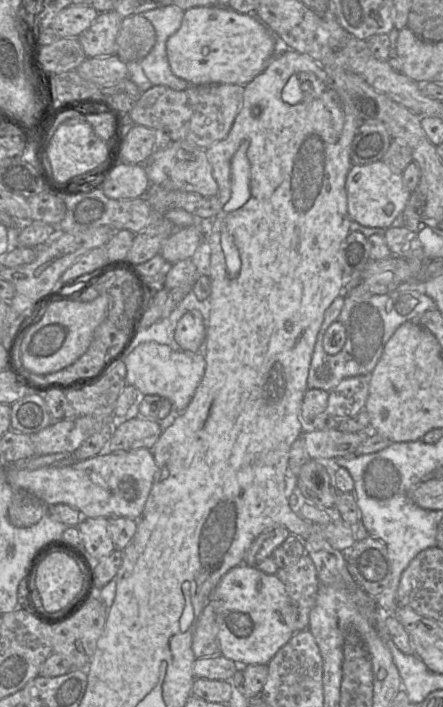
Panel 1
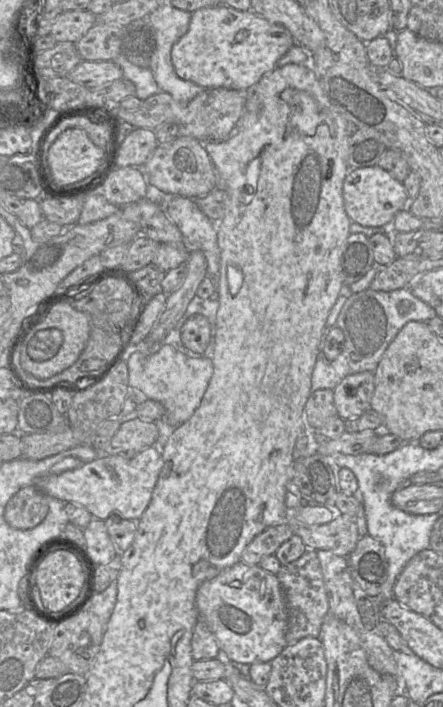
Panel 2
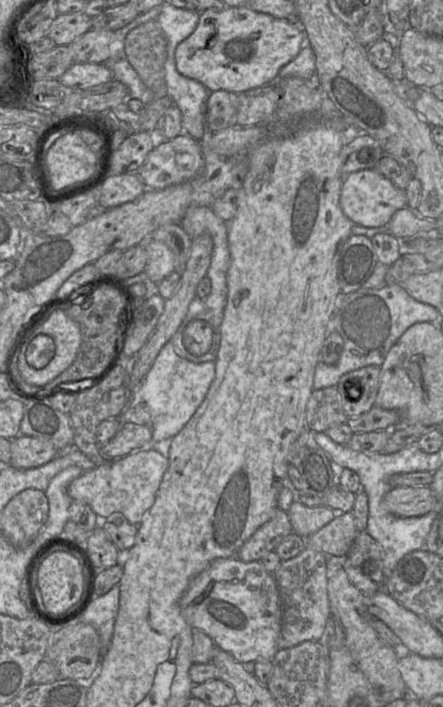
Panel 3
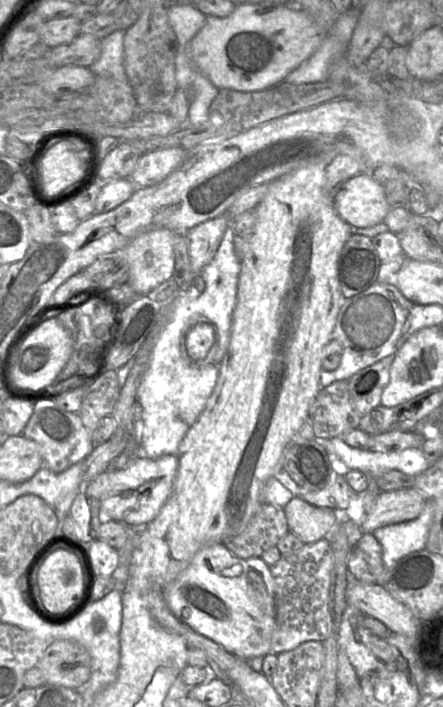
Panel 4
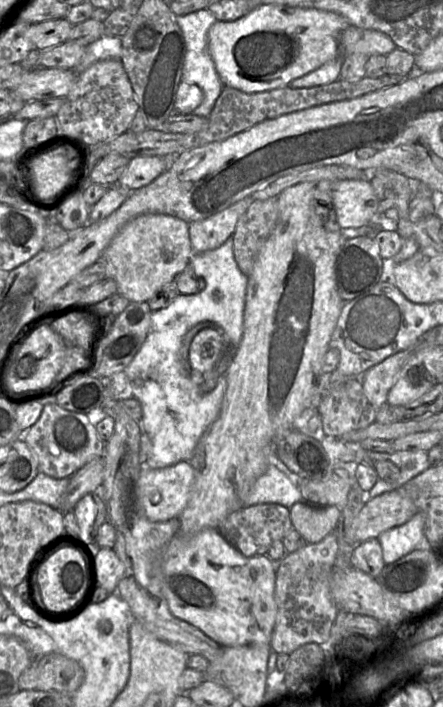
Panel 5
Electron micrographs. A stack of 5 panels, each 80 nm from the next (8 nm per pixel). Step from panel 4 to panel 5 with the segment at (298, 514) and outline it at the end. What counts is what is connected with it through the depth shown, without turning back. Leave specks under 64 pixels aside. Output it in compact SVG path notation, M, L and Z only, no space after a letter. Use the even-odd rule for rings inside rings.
M305 501L289 508L292 526L308 544L320 542L334 532L341 509L337 506L314 506Z

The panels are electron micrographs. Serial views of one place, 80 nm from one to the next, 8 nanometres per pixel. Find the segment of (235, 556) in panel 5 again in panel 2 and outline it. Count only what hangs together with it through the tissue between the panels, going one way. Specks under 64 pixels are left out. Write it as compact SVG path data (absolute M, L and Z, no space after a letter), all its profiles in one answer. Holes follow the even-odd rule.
M239 561L215 578L203 582L197 589L196 605L200 618L209 625L217 639L220 654L234 663L271 662L288 645L288 608L284 591L277 576L262 569L260 565Z

